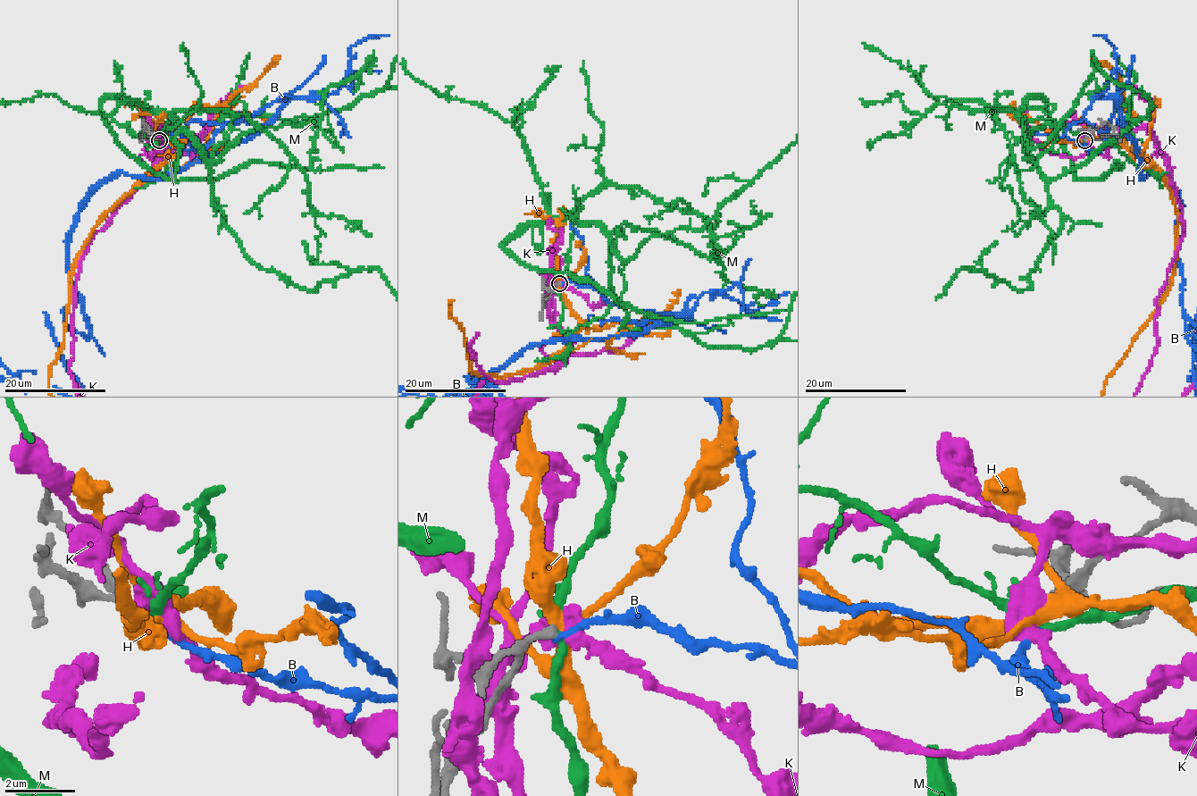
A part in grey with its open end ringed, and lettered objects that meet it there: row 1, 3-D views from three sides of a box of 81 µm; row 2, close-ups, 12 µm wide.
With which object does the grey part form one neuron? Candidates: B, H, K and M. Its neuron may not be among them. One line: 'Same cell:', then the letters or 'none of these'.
Same cell: none of these

